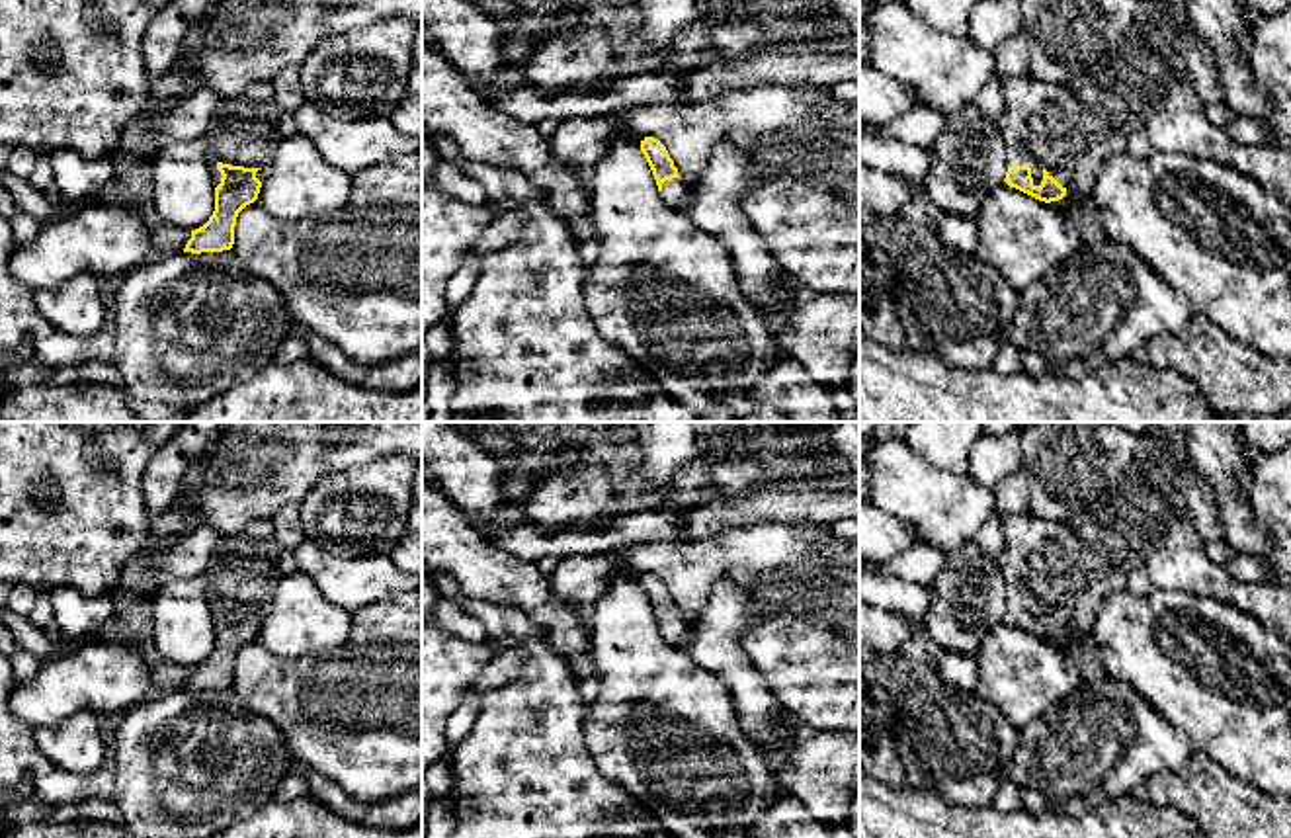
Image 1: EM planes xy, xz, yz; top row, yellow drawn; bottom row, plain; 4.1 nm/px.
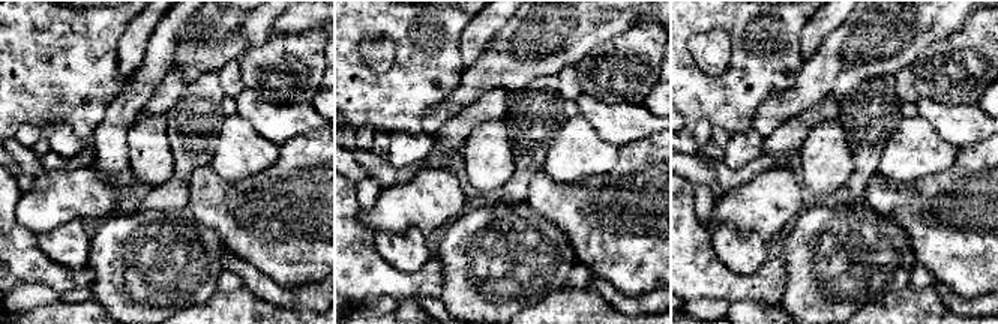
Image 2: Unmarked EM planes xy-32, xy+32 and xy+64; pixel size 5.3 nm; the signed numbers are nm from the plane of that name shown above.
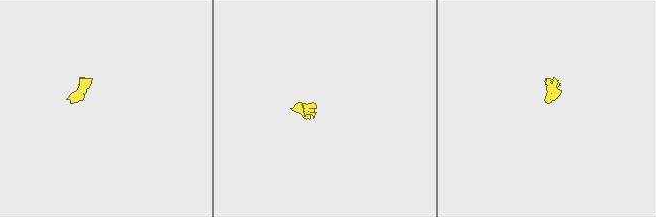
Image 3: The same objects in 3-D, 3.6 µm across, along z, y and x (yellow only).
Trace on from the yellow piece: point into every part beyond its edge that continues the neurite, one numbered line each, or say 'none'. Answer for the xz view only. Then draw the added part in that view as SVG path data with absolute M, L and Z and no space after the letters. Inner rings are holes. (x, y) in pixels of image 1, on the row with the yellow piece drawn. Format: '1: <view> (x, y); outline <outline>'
1: xz (674, 192); outline M672 178L662 184L660 195L670 207L680 211L691 197L691 189L680 178Z

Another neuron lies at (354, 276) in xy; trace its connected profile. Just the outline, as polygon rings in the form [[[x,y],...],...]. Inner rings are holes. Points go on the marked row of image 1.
[[[422,160],[354,174],[350,201],[318,217],[279,221],[254,201],[236,217],[230,250],[248,273],[277,289],[295,322],[355,363],[422,350]]]

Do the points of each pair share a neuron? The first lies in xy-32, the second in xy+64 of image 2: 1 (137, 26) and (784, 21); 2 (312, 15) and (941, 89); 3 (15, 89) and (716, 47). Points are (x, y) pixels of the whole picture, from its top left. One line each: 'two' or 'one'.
1: two
2: two
3: two

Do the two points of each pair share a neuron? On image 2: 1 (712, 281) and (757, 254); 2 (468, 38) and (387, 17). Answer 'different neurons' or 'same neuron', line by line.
1: different neurons
2: different neurons

